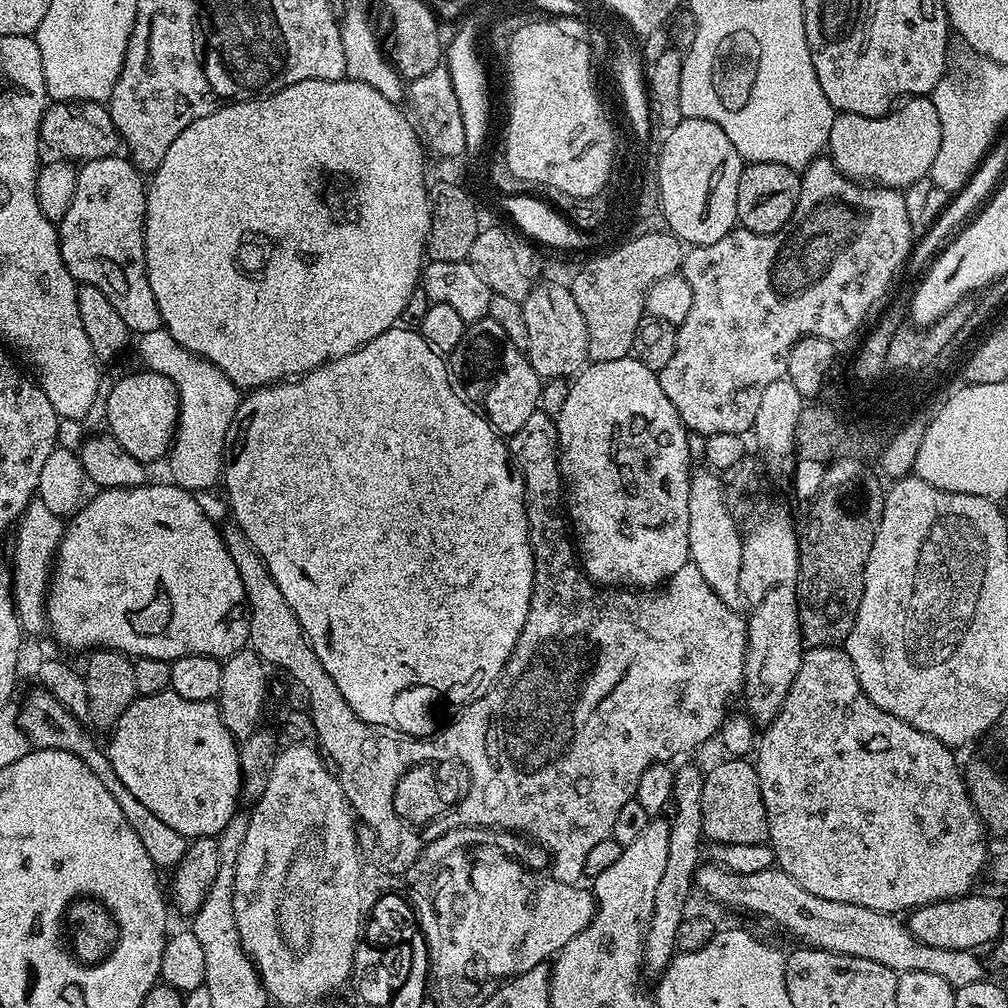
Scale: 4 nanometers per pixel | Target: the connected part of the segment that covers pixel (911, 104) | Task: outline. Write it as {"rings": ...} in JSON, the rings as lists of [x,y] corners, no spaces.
{"rings":[[[914,96],[905,99],[883,116],[863,116],[849,112],[837,114],[834,126],[830,126],[826,152],[839,172],[850,180],[905,190],[929,175],[941,143],[942,122],[939,121],[934,102],[928,96]]]}

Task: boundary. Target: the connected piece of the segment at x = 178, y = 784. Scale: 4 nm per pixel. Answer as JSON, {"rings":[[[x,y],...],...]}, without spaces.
{"rings":[[[171,690],[159,692],[157,696],[137,695],[118,718],[110,735],[112,741],[106,744],[108,761],[122,786],[126,786],[126,790],[146,806],[146,810],[158,814],[166,826],[178,830],[178,834],[185,838],[216,838],[238,811],[236,802],[241,799],[240,749],[230,730],[226,730],[226,722],[222,722],[220,705],[216,700],[190,702]]]}

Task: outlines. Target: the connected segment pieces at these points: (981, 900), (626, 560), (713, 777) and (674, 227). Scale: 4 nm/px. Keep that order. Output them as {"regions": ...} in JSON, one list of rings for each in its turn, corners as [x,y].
{"regions":[[[[969,894],[959,900],[939,900],[933,904],[923,904],[907,913],[906,923],[910,934],[926,946],[938,946],[942,950],[966,948],[980,950],[983,944],[999,941],[1004,928],[1004,904],[996,896],[976,896]]],[[[631,355],[614,362],[592,362],[571,381],[568,393],[560,404],[560,413],[555,413],[556,433],[560,443],[560,478],[566,493],[566,516],[574,533],[574,547],[584,575],[600,586],[619,586],[624,590],[648,590],[663,585],[682,566],[689,563],[688,527],[690,526],[690,482],[694,465],[692,452],[688,449],[690,433],[685,428],[674,402],[666,398],[657,373],[650,371]]],[[[724,758],[721,764],[707,769],[702,786],[702,826],[705,837],[712,844],[762,844],[767,841],[766,806],[762,802],[756,769],[747,759]]],[[[685,118],[678,126],[667,129],[665,136],[668,137],[660,148],[660,161],[655,161],[654,171],[667,231],[688,246],[718,242],[718,238],[737,227],[738,178],[742,178],[746,162],[734,150],[734,142],[726,138],[722,126],[706,122],[706,118]]]]}

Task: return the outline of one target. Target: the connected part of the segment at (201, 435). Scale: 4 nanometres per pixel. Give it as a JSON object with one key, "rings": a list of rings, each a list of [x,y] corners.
{"rings":[[[161,326],[149,332],[139,333],[134,348],[144,359],[143,367],[149,372],[157,372],[174,382],[180,396],[180,413],[176,419],[176,430],[172,447],[166,457],[166,465],[172,471],[171,483],[187,488],[193,494],[200,494],[203,488],[212,488],[221,483],[226,449],[230,444],[230,433],[236,422],[236,411],[242,399],[241,389],[218,366],[209,360],[187,352]]]}

